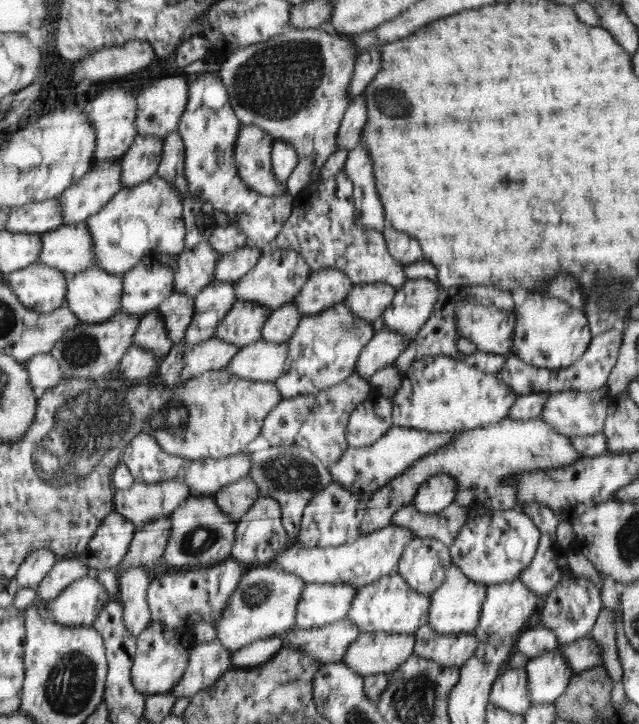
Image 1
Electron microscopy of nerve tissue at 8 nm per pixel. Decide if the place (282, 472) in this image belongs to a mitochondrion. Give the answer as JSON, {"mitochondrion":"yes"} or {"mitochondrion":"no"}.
{"mitochondrion":"yes"}

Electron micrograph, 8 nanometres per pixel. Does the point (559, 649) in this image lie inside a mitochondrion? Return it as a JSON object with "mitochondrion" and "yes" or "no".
{"mitochondrion":"no"}

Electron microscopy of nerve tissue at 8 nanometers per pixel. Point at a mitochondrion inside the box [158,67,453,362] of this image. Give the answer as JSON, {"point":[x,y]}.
{"point":[392,103]}

